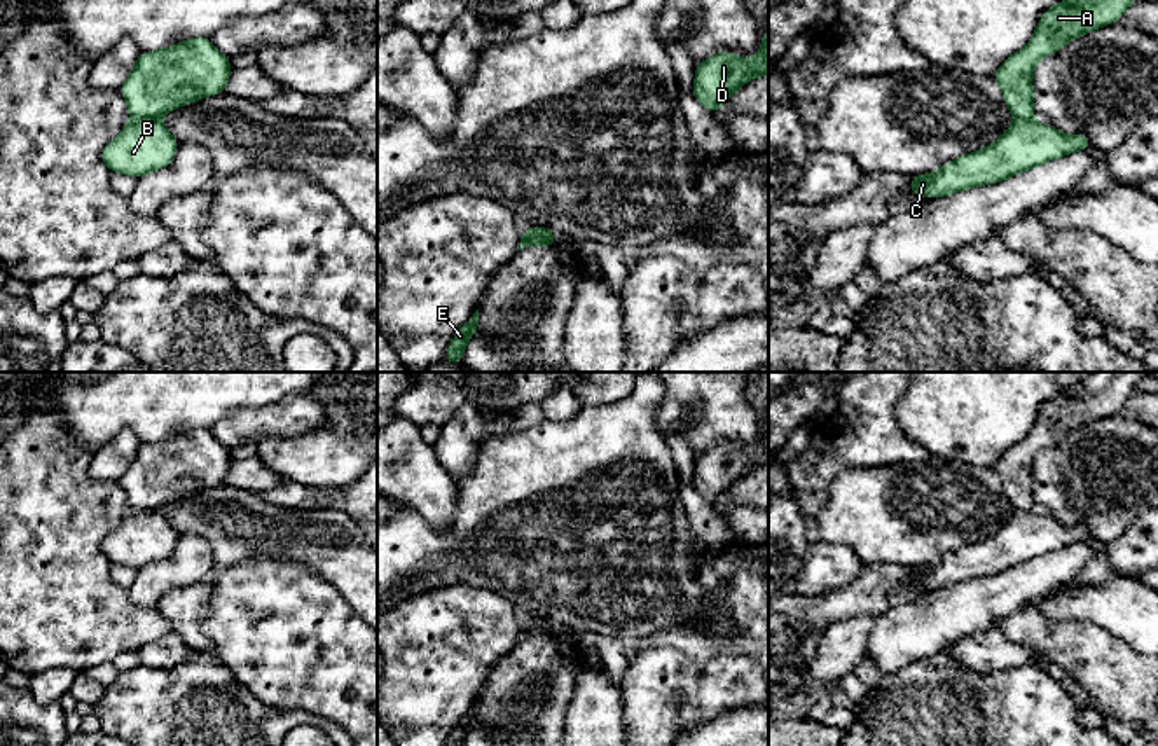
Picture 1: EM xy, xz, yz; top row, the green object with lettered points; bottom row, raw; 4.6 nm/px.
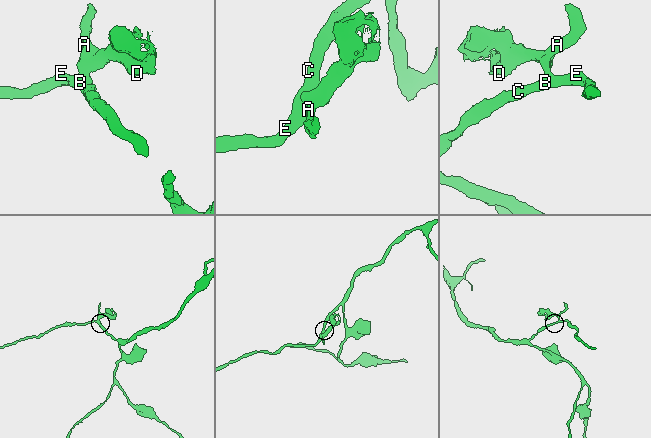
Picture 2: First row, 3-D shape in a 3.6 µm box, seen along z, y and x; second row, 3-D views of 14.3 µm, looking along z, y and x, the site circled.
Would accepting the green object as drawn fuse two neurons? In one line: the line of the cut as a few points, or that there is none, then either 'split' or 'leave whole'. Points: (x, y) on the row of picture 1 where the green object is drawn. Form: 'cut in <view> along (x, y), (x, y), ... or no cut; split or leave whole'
cut in xy along (158, 117), (140, 117), (135, 121); split

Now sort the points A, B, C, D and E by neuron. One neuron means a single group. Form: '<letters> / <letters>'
A D / B C E

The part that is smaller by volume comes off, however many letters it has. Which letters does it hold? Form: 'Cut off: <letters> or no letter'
Cut off: A, D

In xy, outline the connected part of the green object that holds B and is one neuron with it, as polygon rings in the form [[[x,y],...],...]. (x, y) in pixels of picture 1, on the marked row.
[[[159,119],[128,122],[121,135],[103,147],[100,157],[112,173],[134,178],[173,162],[180,143]]]

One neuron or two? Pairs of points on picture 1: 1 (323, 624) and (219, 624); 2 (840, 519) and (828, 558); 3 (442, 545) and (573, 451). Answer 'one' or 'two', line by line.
1: one
2: two
3: one

